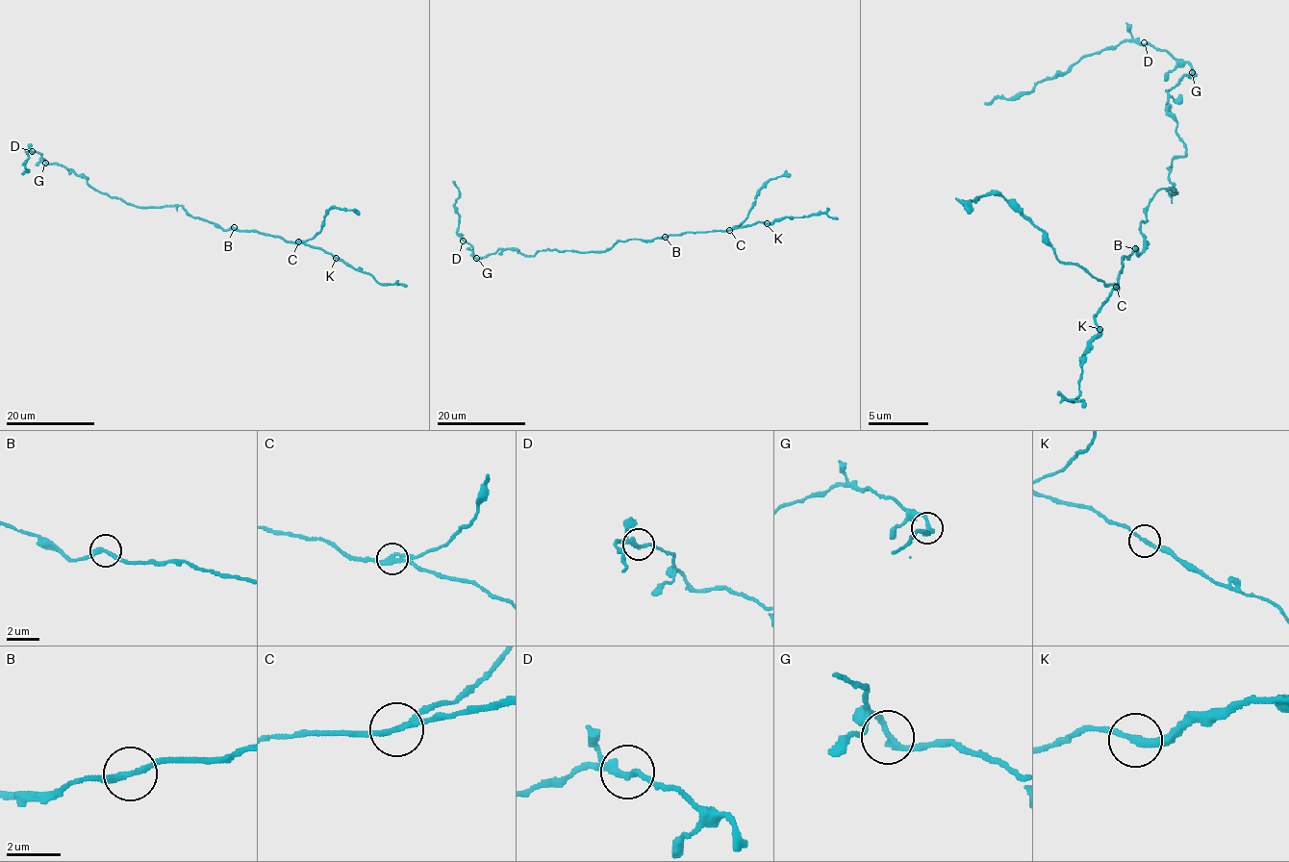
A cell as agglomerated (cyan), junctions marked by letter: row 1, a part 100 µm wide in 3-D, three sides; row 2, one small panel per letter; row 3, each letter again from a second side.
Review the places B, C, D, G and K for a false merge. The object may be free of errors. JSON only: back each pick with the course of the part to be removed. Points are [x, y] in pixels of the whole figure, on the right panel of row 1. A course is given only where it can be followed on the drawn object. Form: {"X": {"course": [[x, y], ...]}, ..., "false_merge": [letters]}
{"C": {"course": [[1117, 288], [1099, 281], [1078, 264], [1060, 261], [1048, 240], [1000, 195], [976, 198], [968, 204], [971, 213]]}, "false_merge": ["C"]}

